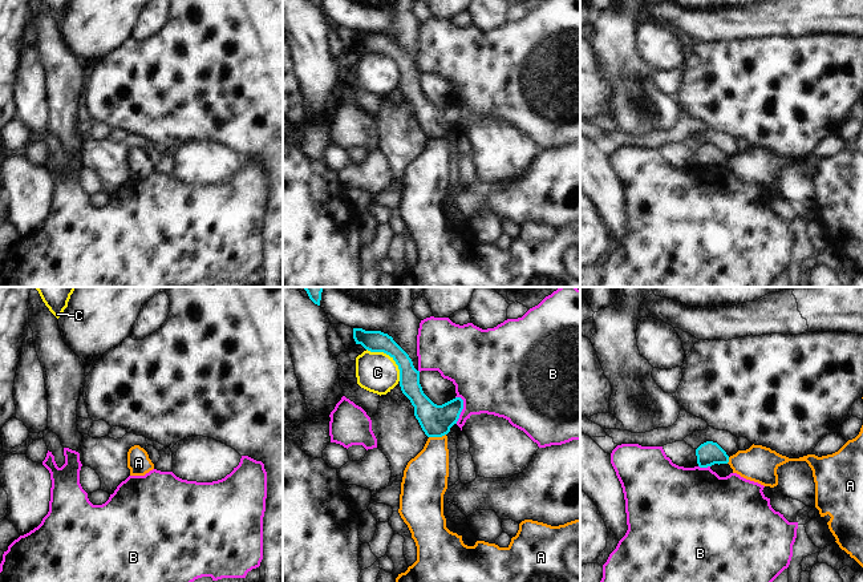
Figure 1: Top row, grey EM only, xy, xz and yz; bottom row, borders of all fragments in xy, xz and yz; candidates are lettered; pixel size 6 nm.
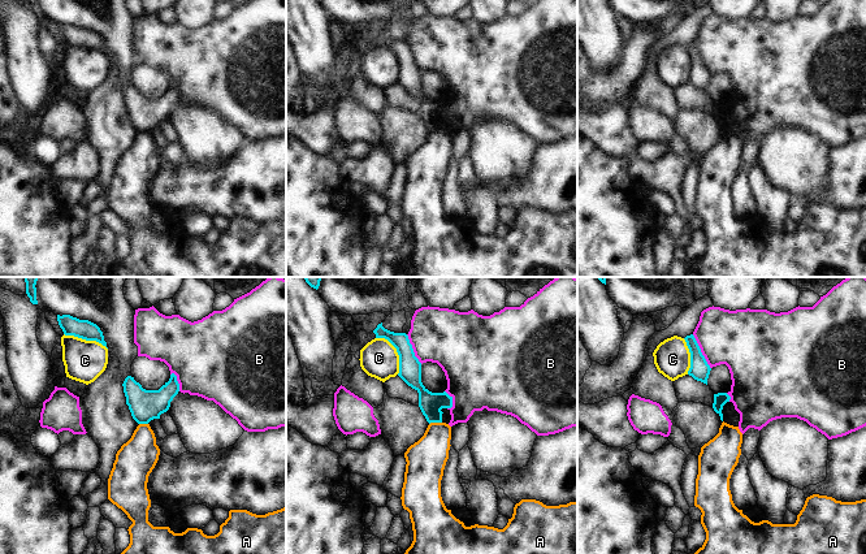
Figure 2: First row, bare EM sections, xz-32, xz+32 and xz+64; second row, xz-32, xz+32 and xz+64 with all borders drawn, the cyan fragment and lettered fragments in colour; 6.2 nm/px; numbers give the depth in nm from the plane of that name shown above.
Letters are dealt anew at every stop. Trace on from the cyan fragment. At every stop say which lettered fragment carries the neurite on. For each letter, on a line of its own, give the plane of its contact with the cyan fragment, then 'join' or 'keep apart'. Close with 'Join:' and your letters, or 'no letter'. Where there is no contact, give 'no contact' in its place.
A: contact in xz; keep apart
B: contact in xz; keep apart
C: contact in xz; keep apart
Join: no letter

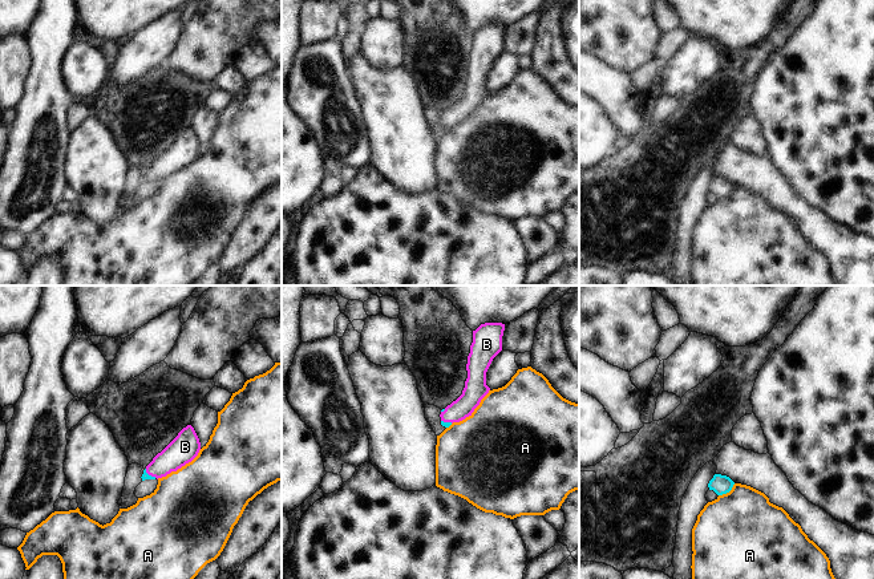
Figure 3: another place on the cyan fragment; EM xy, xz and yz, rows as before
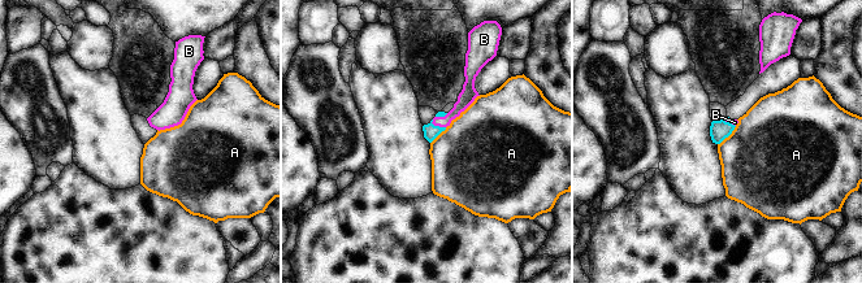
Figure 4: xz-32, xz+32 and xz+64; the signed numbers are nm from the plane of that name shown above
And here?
A: contact in yz; keep apart
B: contact in xy; join
Join: B

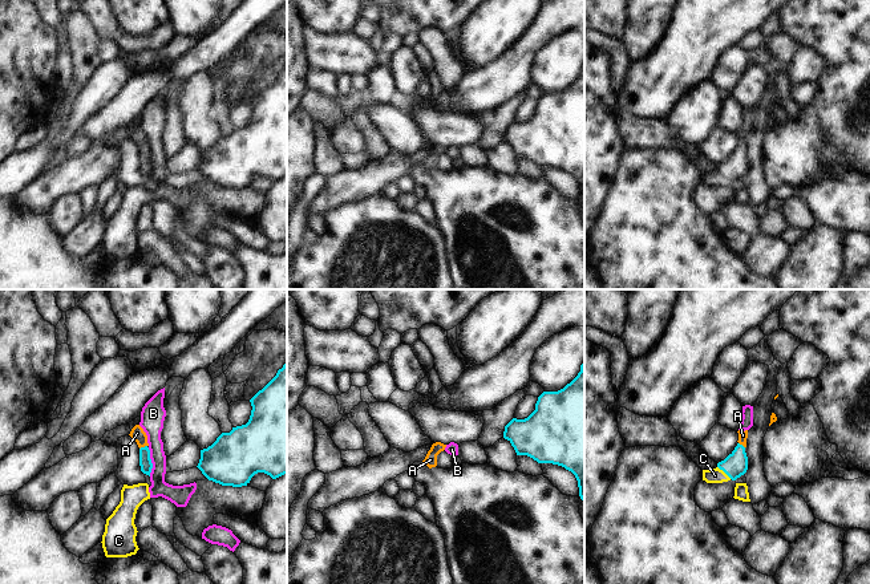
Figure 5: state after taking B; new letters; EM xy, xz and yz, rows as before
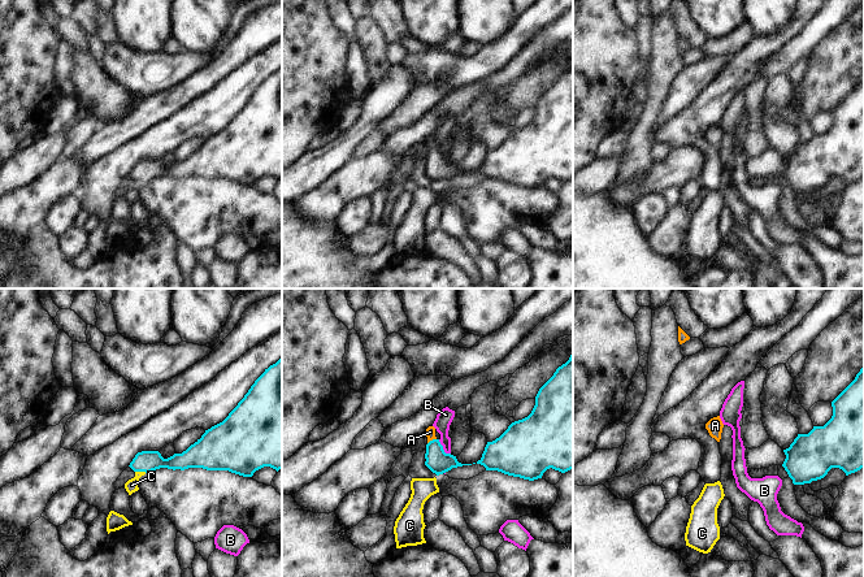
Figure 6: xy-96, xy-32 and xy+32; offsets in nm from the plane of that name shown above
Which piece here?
A: contact in xy; join
B: contact in xy; keep apart
C: contact in yz; keep apart
Join: A

